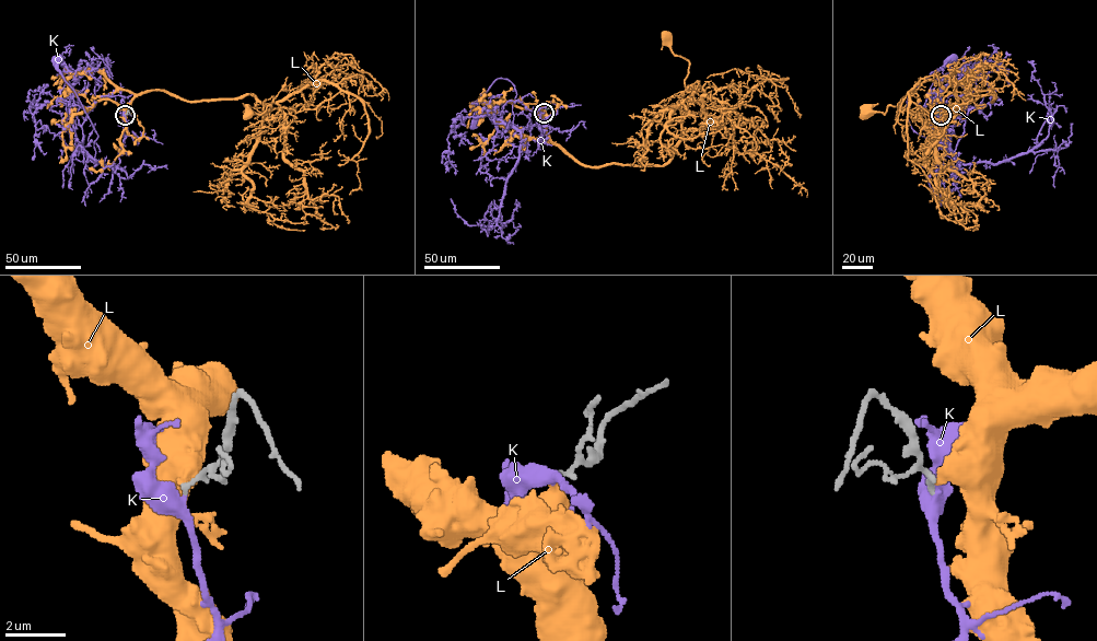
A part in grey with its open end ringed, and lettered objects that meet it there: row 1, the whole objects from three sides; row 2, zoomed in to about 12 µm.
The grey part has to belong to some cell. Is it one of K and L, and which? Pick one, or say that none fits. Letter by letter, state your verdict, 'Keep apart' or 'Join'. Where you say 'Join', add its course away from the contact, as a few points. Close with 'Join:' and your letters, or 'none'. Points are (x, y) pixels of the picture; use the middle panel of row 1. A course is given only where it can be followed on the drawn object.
K: Join. Its course: (544, 113), (546, 118), (538, 126), (516, 128), (512, 108), (516, 92), (501, 78), (478, 103), (476, 124)
L: Keep apart
Join: K

